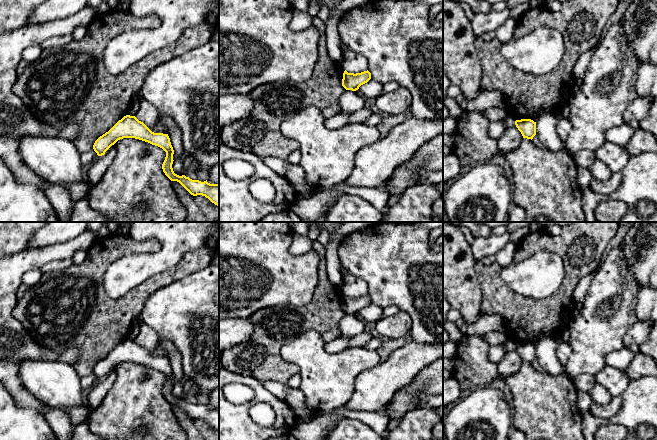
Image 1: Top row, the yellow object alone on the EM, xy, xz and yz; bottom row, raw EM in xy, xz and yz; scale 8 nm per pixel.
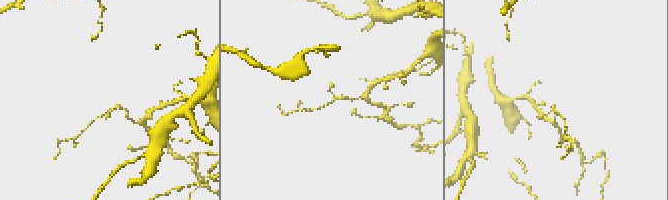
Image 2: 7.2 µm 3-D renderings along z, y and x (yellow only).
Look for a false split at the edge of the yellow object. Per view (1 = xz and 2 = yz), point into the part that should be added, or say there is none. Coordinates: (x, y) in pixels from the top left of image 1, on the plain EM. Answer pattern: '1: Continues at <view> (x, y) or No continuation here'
1: No continuation here
2: No continuation here

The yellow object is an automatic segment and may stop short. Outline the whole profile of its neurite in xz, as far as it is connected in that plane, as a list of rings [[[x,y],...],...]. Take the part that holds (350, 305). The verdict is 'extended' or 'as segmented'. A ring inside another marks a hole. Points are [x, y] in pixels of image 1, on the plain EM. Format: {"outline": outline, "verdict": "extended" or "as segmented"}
{"outline": [[[346,294],[343,297],[342,310],[346,314],[356,315],[359,311],[367,307],[371,303],[371,297],[367,294],[361,297],[348,297]]], "verdict": "as segmented"}

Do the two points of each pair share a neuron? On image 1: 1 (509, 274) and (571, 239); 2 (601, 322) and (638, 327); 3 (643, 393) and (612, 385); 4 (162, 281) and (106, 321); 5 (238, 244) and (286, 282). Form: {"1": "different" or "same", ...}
{"1": "different", "2": "different", "3": "different", "4": "same", "5": "same"}

